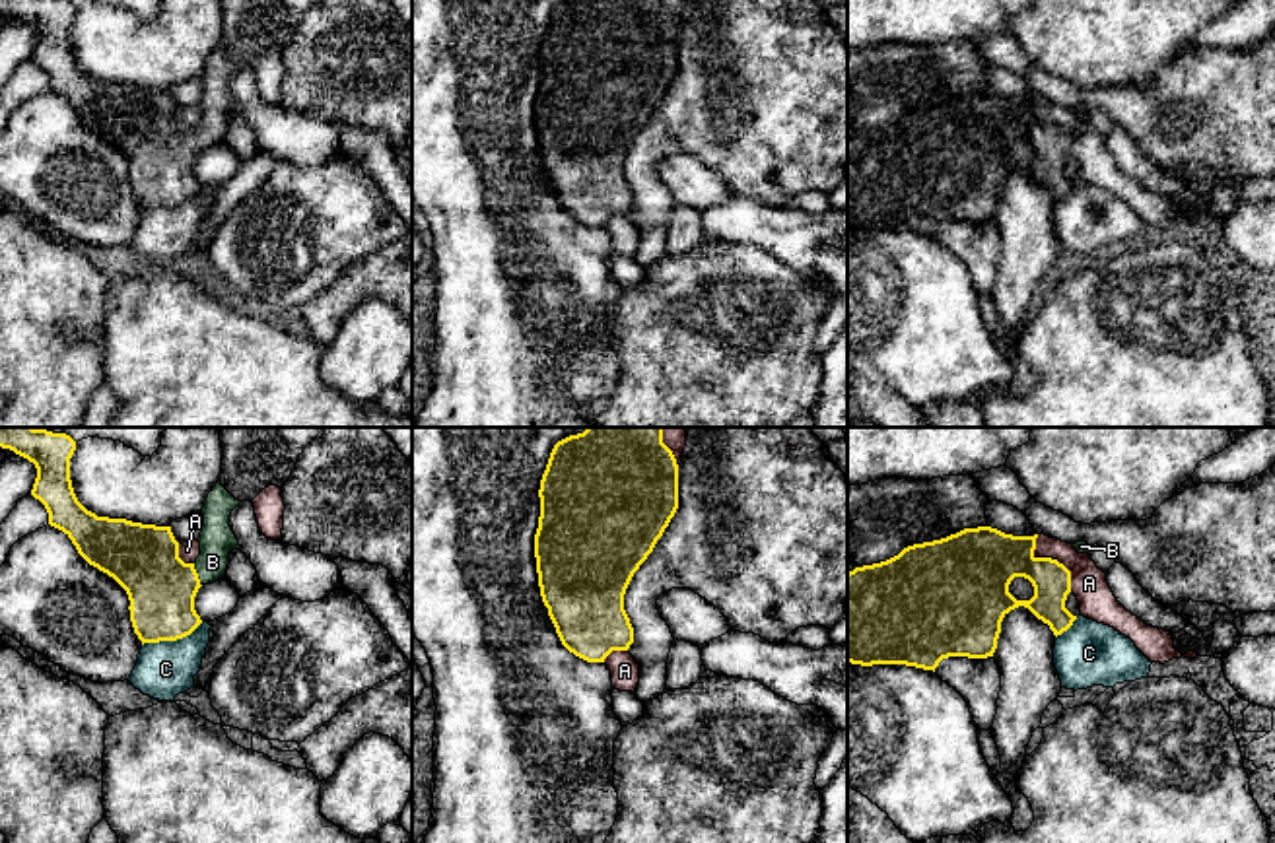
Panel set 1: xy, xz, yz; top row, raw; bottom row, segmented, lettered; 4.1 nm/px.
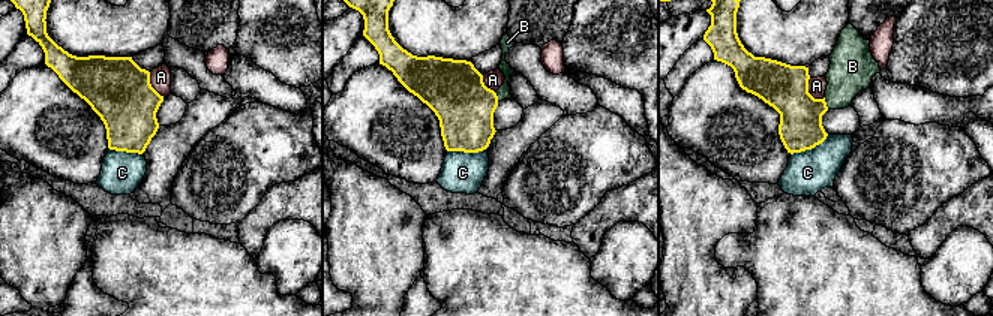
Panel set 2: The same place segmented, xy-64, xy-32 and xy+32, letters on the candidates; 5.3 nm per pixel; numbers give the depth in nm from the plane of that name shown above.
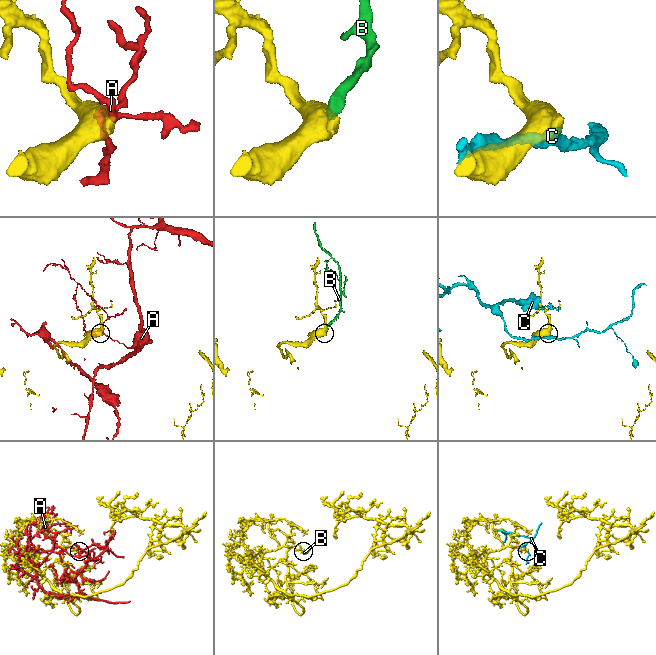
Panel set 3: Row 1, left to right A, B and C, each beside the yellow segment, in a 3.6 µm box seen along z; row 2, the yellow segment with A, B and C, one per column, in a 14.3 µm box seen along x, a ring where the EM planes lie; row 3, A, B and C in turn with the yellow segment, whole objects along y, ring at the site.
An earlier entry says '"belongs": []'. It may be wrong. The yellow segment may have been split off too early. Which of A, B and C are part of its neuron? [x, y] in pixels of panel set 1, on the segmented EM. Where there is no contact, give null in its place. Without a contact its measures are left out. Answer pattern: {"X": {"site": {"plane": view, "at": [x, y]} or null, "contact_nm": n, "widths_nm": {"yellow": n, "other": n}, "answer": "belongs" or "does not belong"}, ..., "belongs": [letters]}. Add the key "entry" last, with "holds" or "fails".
{"A": {"site": {"plane": "yz", "at": [1050, 558]}, "contact_nm": 280, "widths_nm": {"yellow": 240, "other": 150}, "answer": "does not belong"}, "B": {"site": {"plane": "xy", "at": [197, 575]}, "contact_nm": 100, "widths_nm": {"yellow": 280, "other": 140}, "answer": "belongs"}, "C": {"site": {"plane": "xy", "at": [172, 640]}, "contact_nm": 280, "widths_nm": {"yellow": 280, "other": 240}, "answer": "does not belong"}, "belongs": ["B"], "entry": "fails"}

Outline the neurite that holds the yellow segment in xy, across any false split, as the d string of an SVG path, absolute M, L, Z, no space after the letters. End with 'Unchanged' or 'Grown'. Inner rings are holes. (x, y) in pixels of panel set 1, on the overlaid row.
M0 427L0 447L35 464L31 495L45 505L49 524L62 530L89 565L126 590L130 622L142 645L183 639L202 624L194 610L198 589L222 579L229 552L241 550L229 526L229 515L241 501L220 480L202 507L200 556L185 563L171 526L97 517L78 501L70 480L76 451L70 435Z. Grown

